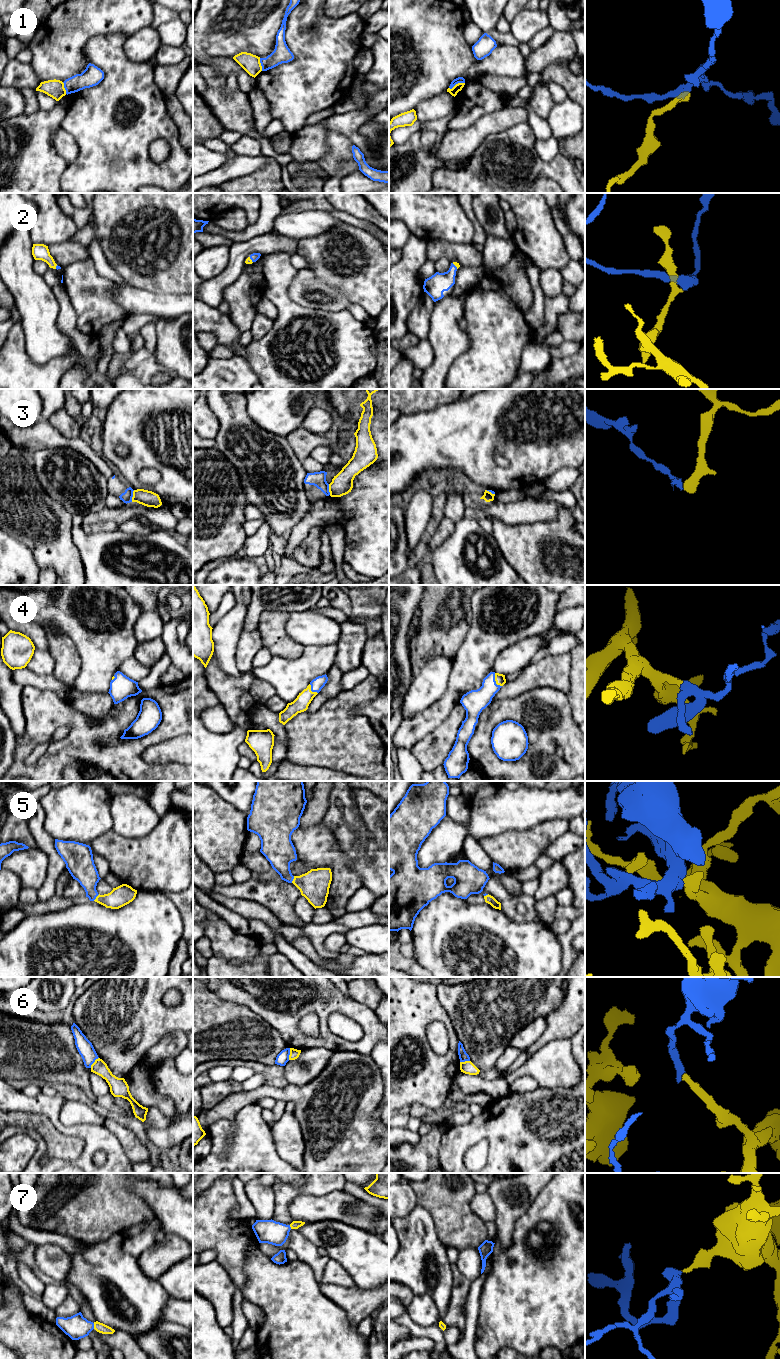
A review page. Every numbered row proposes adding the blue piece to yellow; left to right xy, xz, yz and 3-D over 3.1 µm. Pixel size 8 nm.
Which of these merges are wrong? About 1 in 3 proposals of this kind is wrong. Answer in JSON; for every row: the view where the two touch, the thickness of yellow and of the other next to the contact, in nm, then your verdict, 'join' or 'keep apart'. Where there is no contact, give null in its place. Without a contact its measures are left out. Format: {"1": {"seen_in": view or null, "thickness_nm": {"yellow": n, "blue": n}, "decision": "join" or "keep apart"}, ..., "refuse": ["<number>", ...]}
{"1": {"seen_in": "yz", "thickness_nm": {"yellow": 70, "blue": 50}, "decision": "keep apart"}, "2": {"seen_in": "yz", "thickness_nm": {"yellow": 40, "blue": 170}, "decision": "join"}, "3": {"seen_in": "xy", "thickness_nm": {"yellow": 130, "blue": 90}, "decision": "keep apart"}, "4": {"seen_in": "yz", "thickness_nm": {"yellow": 80, "blue": 190}, "decision": "join"}, "5": {"seen_in": "xy", "thickness_nm": {"yellow": 160, "blue": 200}, "decision": "join"}, "6": {"seen_in": "xz", "thickness_nm": {"yellow": 80, "blue": 100}, "decision": "keep apart"}, "7": {"seen_in": "xy", "thickness_nm": {"yellow": 80, "blue": 190}, "decision": "join"}, "refuse": ["1", "3", "6"]}

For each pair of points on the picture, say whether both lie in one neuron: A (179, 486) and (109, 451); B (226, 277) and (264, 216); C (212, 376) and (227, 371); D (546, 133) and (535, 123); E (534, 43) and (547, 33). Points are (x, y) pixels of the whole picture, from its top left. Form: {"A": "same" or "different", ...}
{"A": "same", "B": "different", "C": "same", "D": "same", "E": "same"}

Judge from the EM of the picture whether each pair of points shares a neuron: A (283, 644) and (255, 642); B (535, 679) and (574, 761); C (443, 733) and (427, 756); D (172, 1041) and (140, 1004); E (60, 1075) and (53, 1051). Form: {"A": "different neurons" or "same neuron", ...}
{"A": "different neurons", "B": "different neurons", "C": "same neuron", "D": "different neurons", "E": "same neuron"}

